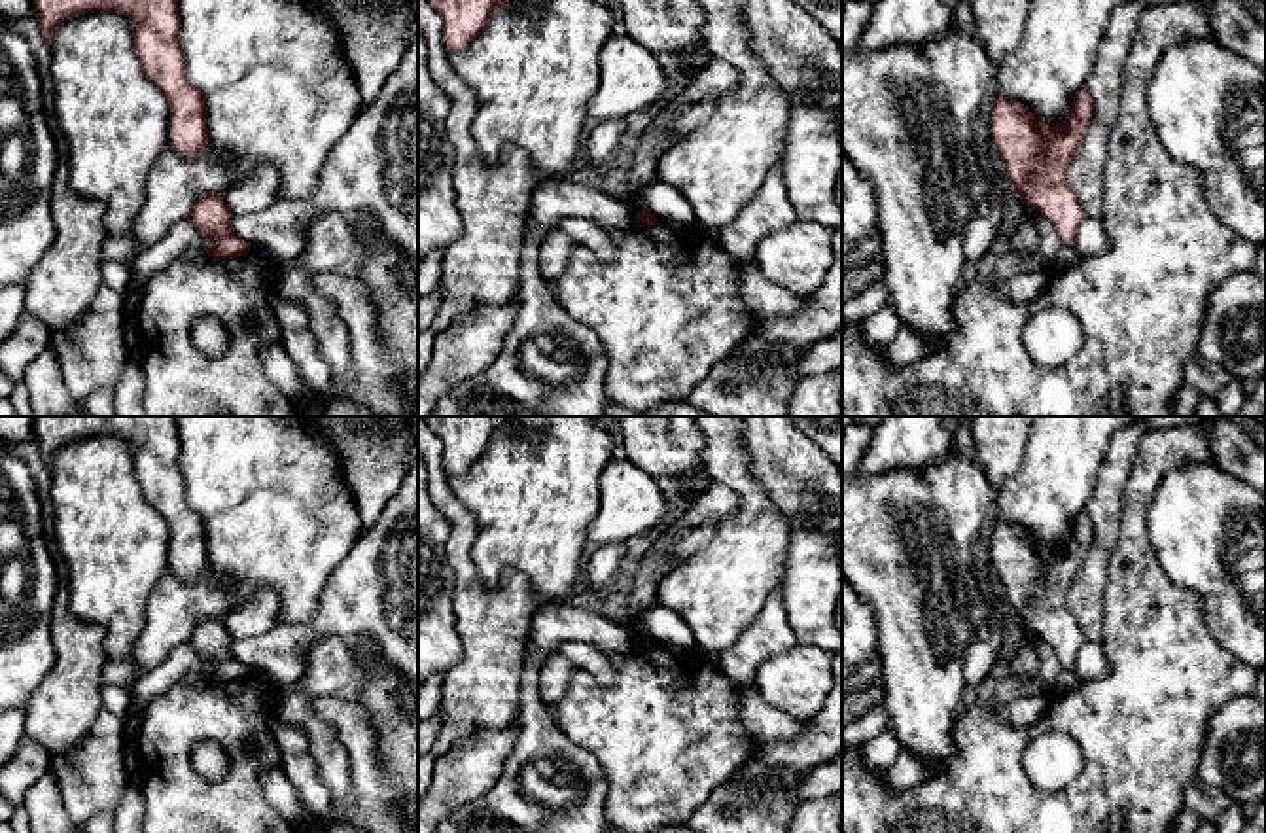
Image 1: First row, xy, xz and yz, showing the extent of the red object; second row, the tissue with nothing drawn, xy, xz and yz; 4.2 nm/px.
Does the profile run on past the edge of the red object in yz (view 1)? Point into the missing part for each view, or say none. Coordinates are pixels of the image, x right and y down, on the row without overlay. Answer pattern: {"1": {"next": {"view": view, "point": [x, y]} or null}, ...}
{"1": {"next": null}}

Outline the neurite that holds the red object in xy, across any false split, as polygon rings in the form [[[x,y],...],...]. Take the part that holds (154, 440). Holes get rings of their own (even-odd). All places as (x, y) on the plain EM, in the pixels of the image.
[[[34,416],[34,439],[47,466],[61,447],[95,435],[129,443],[140,490],[168,524],[172,574],[187,583],[202,579],[208,568],[206,530],[184,496],[174,416]]]

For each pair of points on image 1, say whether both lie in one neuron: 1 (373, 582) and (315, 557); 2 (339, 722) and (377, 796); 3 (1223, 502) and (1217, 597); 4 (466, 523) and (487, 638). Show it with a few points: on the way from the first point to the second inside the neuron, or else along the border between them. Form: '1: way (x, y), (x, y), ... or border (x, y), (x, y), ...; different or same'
1: border (364, 531), (334, 570), (316, 604); different
2: way (358, 741), (364, 748), (369, 777); same
3: way (1217, 525), (1217, 574); same
4: way (462, 551), (472, 597), (481, 610); same

